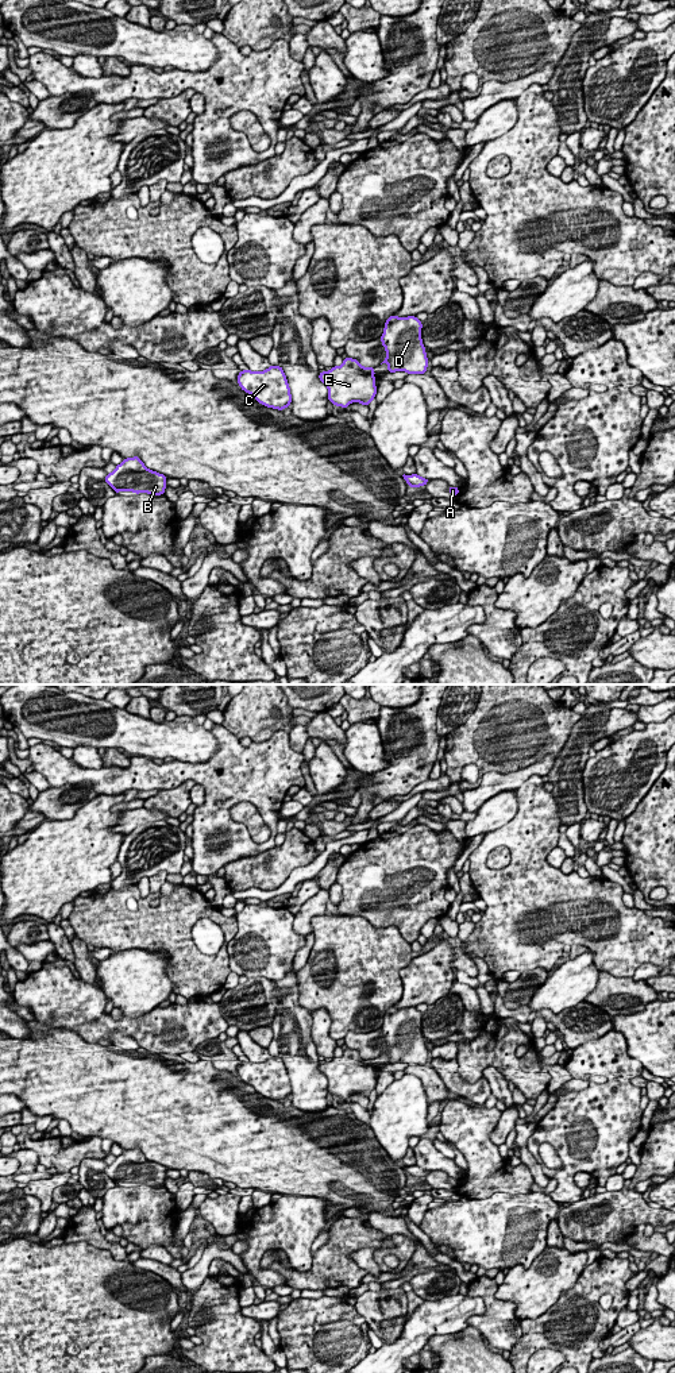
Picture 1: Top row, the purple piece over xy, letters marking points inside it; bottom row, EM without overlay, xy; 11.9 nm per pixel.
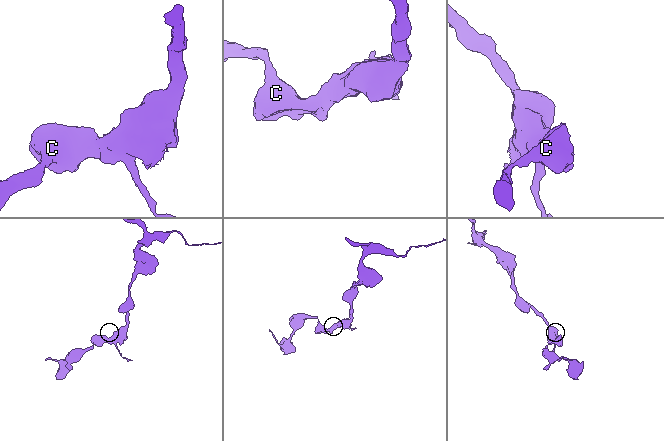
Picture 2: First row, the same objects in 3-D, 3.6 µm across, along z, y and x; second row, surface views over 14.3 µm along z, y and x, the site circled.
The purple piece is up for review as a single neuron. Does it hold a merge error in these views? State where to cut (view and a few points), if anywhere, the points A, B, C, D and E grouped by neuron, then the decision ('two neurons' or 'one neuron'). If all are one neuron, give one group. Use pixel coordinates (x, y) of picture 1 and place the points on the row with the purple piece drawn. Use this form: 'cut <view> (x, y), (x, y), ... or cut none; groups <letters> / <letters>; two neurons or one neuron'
cut none; groups A B C D E; one neuron

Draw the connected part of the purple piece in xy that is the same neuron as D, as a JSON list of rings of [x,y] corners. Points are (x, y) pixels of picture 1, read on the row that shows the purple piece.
[[[390,316],[385,321],[381,336],[386,351],[387,373],[405,371],[410,374],[425,374],[428,367],[427,348],[421,339],[423,323],[416,316]]]

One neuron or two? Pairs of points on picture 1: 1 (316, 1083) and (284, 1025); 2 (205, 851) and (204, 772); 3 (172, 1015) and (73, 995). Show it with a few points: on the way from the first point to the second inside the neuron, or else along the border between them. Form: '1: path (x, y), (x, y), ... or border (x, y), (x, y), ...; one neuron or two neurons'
1: path (303, 1068), (292, 1040); one neuron
2: path (213, 832), (213, 791); one neuron
3: path (147, 1026), (107, 1026), (97, 1017); one neuron

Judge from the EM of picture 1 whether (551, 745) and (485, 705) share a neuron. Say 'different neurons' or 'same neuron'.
same neuron

